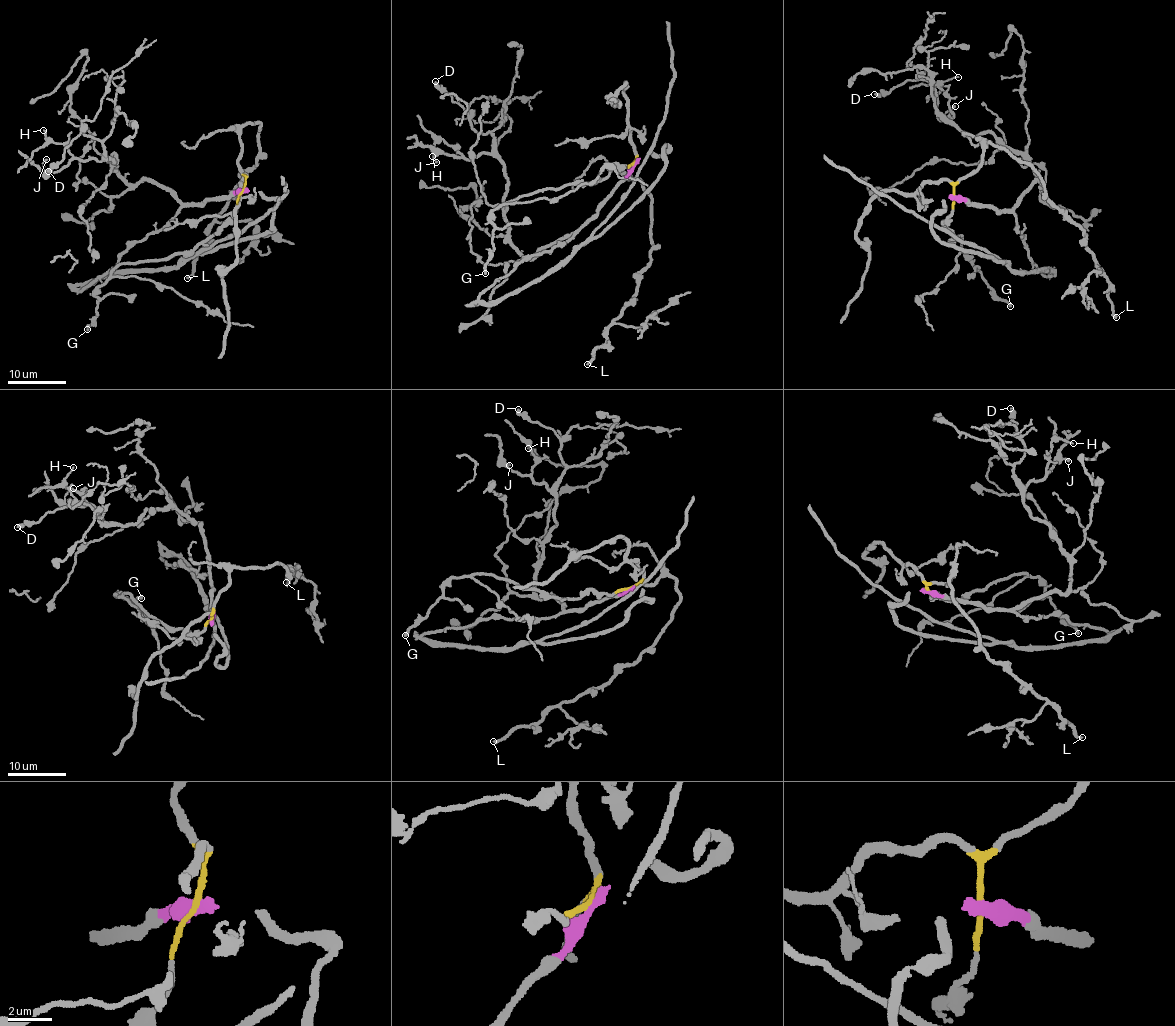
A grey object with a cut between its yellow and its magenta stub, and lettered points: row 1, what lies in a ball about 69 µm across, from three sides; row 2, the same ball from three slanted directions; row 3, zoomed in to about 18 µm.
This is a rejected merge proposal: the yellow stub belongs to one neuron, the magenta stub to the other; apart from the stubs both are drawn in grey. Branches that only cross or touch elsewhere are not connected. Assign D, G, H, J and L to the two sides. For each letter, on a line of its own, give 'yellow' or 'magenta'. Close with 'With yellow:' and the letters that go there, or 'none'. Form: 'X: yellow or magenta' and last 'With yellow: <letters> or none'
D: magenta
G: yellow
H: magenta
J: magenta
L: yellow
With yellow: G, L

